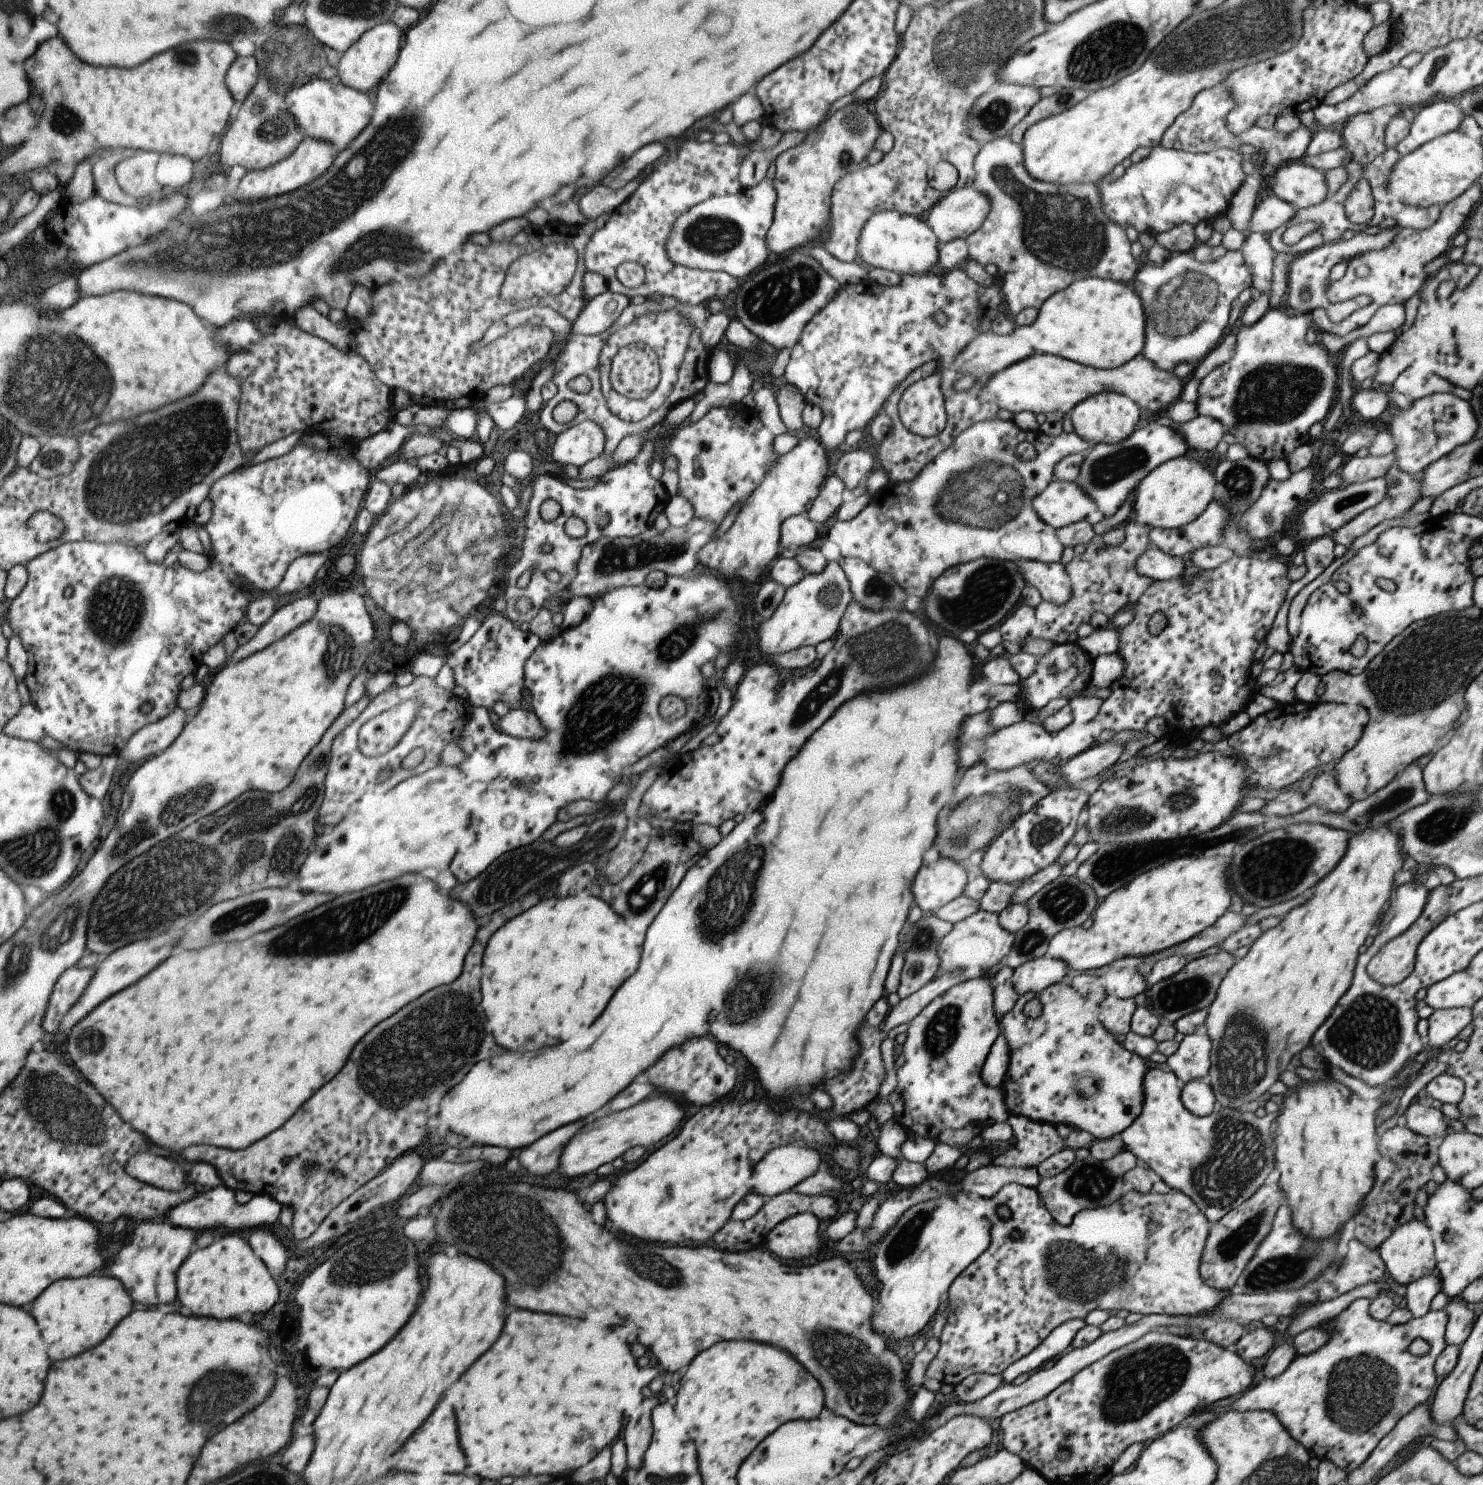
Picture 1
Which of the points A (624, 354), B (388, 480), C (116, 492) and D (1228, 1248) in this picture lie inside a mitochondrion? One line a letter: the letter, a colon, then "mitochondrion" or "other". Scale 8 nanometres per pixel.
A: mitochondrion
B: other
C: mitochondrion
D: mitochondrion

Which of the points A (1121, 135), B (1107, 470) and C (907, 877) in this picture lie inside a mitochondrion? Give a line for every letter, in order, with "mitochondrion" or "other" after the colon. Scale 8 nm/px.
A: other
B: mitochondrion
C: other

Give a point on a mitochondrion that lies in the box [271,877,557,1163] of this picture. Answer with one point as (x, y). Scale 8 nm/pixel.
(393, 1083)

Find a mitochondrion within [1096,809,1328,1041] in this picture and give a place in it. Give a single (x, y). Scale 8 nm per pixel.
(1278, 866)

